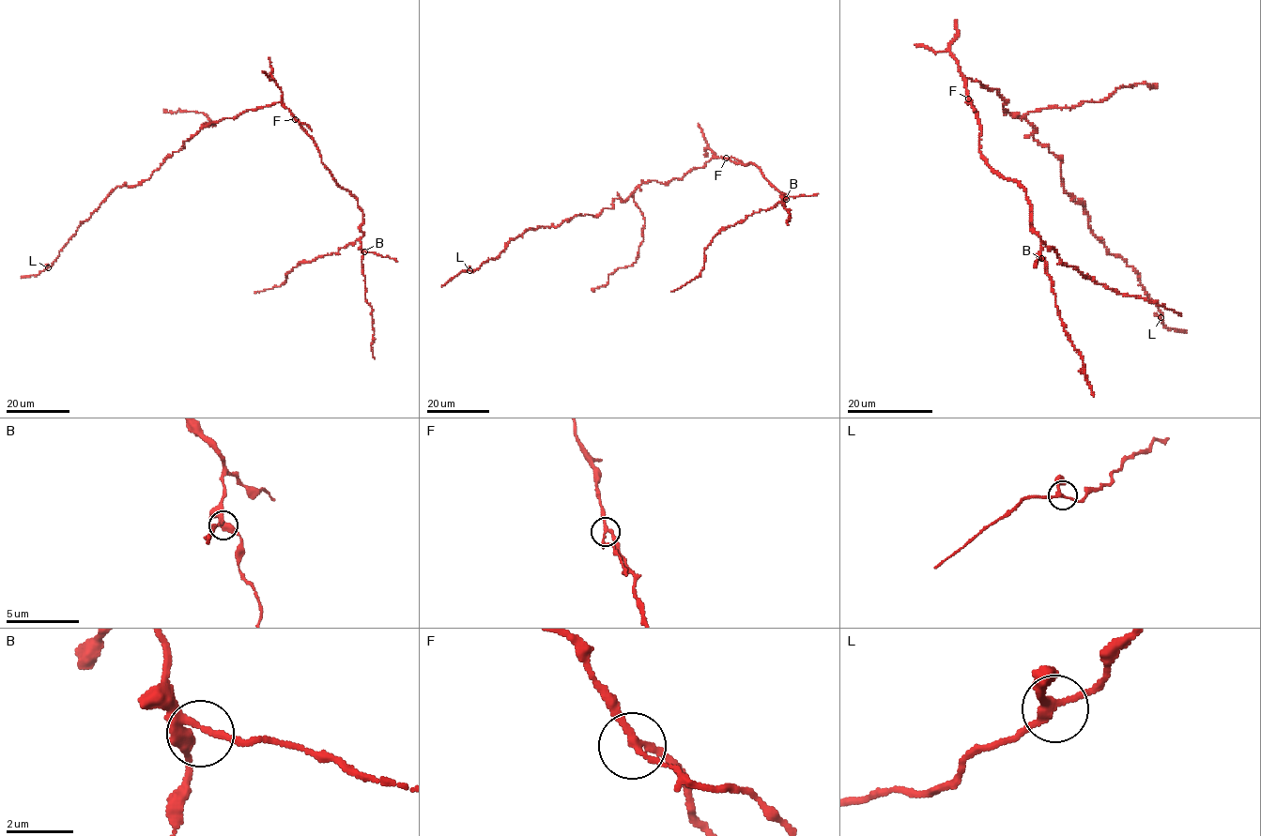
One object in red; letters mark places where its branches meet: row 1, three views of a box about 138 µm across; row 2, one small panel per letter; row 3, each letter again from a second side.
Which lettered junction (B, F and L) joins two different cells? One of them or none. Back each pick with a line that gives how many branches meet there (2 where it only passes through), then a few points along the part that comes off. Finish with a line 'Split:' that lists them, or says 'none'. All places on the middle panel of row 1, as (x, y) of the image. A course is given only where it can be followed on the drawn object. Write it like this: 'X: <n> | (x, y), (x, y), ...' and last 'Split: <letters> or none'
F: 3 | (726, 159), (731, 157), (742, 162)
Split: F

